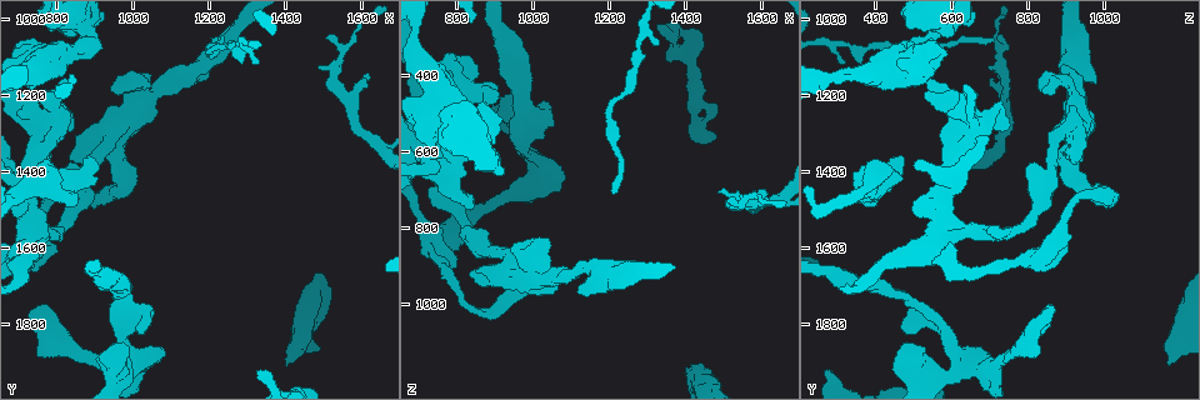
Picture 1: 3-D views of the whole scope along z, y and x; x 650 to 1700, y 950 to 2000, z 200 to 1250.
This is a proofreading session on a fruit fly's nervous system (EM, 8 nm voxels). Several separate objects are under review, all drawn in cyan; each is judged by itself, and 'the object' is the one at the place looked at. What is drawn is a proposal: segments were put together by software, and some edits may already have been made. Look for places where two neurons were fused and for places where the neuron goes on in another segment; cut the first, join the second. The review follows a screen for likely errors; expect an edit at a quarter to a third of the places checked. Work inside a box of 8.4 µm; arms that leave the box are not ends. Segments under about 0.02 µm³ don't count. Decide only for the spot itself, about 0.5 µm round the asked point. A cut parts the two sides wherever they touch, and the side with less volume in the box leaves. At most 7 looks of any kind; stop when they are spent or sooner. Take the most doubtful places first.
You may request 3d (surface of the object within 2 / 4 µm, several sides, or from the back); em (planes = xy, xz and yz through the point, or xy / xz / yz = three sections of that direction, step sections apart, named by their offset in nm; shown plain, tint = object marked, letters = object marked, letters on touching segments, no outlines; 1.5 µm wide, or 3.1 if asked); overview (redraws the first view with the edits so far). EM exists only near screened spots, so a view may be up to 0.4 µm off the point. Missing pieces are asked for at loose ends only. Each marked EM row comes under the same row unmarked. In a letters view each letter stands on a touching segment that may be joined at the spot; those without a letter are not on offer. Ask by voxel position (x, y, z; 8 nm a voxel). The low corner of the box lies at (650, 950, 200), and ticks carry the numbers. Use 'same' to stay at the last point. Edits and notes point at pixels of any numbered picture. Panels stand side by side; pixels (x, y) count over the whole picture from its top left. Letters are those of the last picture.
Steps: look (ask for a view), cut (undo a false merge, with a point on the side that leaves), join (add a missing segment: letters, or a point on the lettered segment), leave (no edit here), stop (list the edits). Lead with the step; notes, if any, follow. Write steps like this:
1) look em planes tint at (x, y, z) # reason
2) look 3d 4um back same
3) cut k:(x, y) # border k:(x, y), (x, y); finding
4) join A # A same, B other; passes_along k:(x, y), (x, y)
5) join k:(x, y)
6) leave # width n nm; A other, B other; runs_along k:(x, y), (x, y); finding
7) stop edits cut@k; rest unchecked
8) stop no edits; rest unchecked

look 3d 2um at (1405, 1900, 1175) # an open end

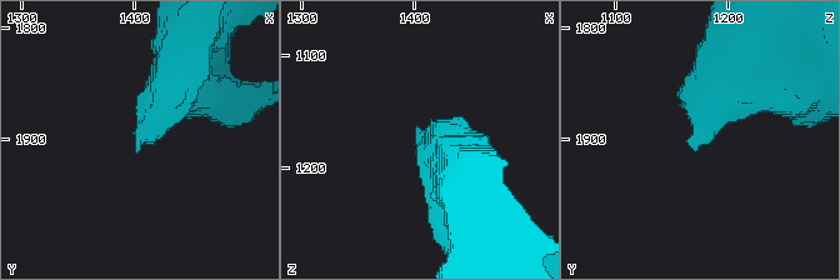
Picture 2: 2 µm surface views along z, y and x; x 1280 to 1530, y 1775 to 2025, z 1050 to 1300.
look em xy step 4 tint at (1406, 1908, 1168)

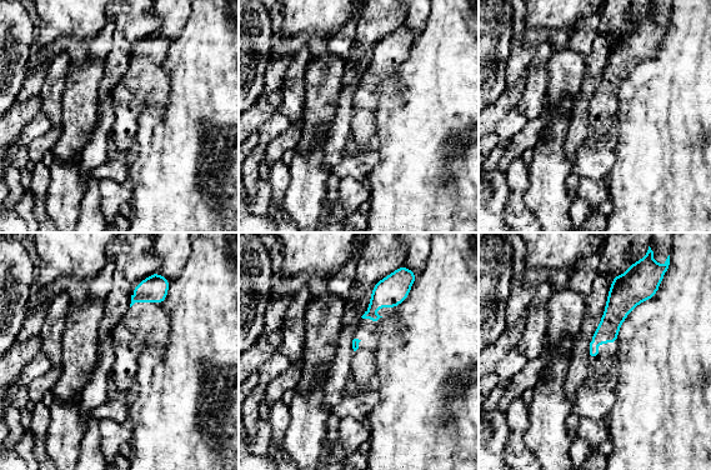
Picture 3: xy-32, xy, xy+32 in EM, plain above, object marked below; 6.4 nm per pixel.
look em planes letters same # cut it another way

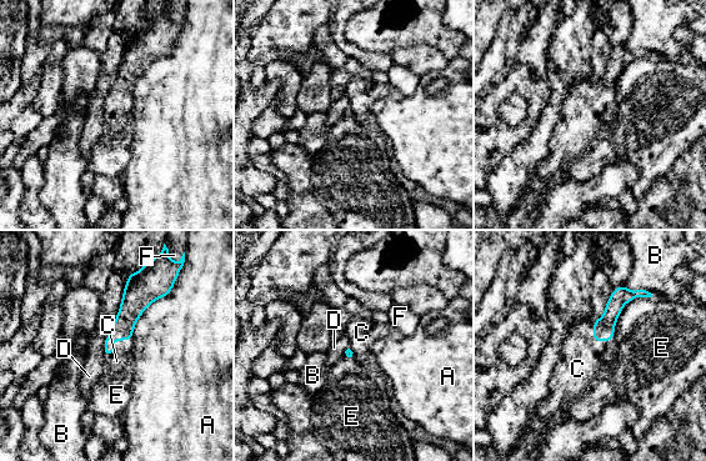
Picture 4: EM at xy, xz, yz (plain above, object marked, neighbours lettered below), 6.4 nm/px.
join 4:(579, 362) # longest_contact A 440 nm; A other, B other, C same, D other, E other, F other; the neuron continues

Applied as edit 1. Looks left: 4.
look overview

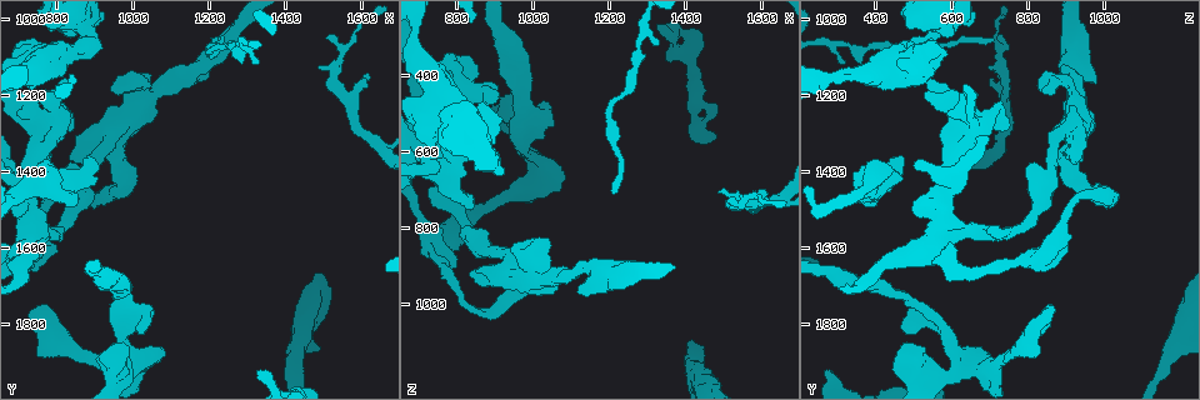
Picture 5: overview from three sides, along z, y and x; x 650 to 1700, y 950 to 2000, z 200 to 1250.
look 3d 4um at (775, 1405, 335) # branch stops here

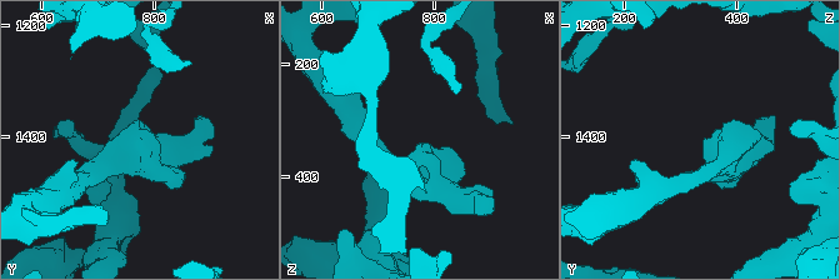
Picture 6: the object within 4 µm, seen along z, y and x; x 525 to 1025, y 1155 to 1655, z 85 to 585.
look em xy step 8 letters at (780, 1410, 345) # shape alone is not enough

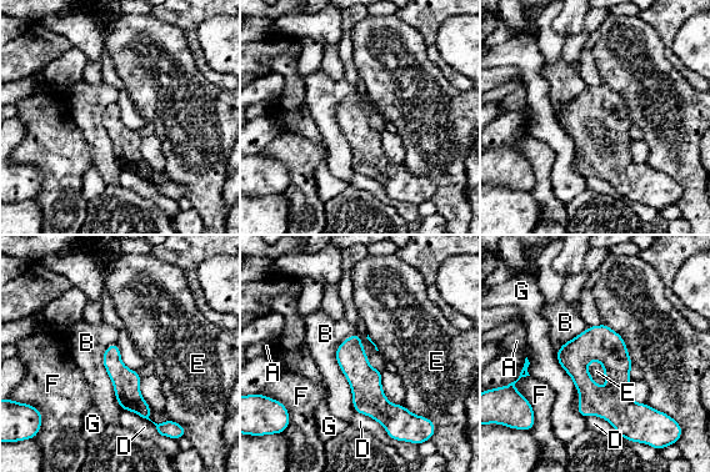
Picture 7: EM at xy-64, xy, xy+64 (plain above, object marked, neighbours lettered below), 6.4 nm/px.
leave # A other, B other, D other, E other, F other, G other; no lettered segment goes on from it

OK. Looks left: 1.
look em planes letters at (1515, 1055, 730) # branch stops here

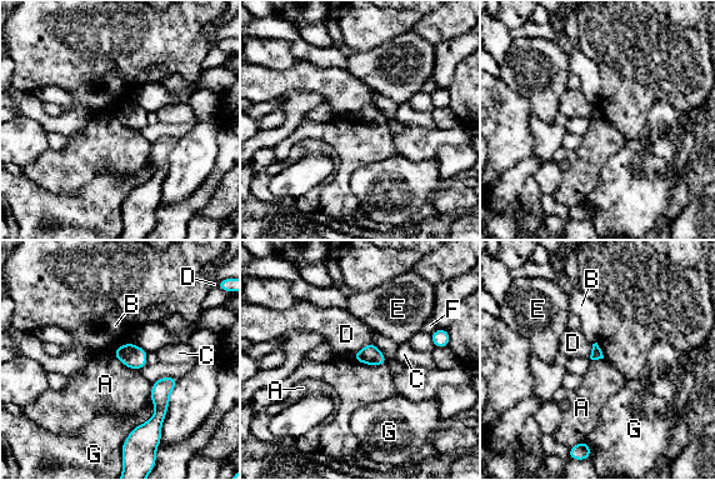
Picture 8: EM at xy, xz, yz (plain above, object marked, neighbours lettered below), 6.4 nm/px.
leave # A other, B other, C other, D other, E other, F other, G other; border 8:(111, 355), (138, 371); none of them fits

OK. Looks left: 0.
stop edits join@4; rest unchecked

